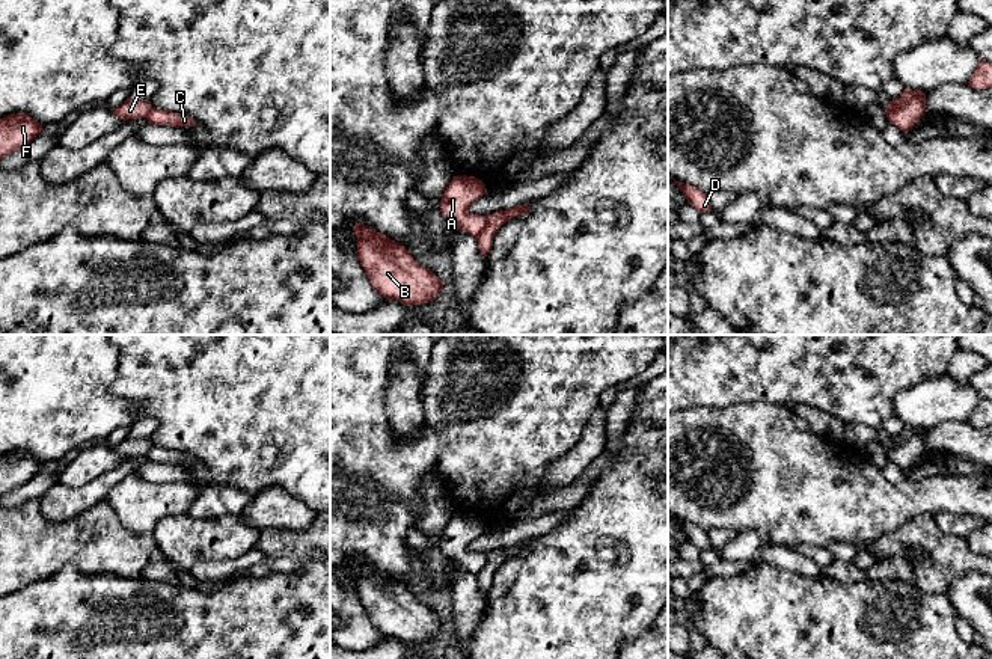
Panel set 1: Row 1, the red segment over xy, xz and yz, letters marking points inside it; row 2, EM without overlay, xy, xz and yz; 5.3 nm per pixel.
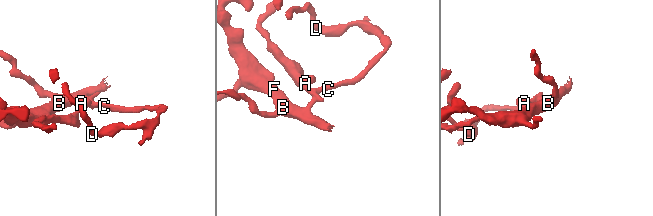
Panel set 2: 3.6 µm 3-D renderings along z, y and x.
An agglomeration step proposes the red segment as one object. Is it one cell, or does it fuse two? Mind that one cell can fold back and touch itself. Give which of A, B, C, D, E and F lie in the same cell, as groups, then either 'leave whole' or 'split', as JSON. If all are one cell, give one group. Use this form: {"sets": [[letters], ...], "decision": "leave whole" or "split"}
{"sets": [["A", "E"], ["B", "C", "D", "F"]], "decision": "split"}

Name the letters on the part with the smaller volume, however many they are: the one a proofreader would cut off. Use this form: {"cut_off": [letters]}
{"cut_off": ["B", "C", "D", "F"]}

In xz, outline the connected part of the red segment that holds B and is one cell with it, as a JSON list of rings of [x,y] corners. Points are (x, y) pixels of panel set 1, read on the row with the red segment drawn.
[[[354,225],[356,255],[371,285],[386,299],[407,306],[434,300],[443,282],[427,267],[416,262],[398,241],[365,225]]]

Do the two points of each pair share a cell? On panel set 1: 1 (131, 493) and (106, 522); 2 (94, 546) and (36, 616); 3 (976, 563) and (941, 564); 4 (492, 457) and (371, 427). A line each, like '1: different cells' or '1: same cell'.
1: different cells
2: different cells
3: same cell
4: different cells

